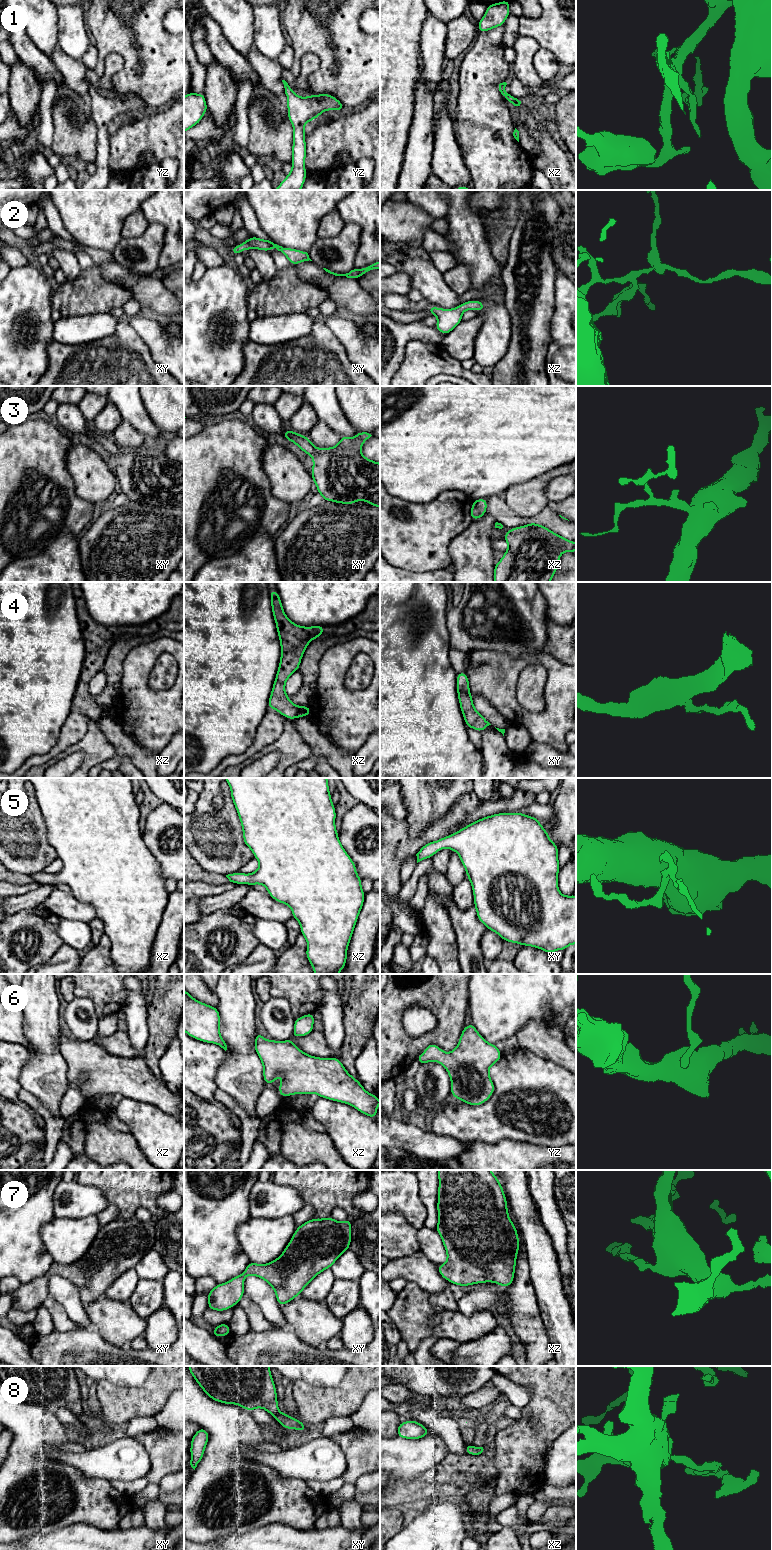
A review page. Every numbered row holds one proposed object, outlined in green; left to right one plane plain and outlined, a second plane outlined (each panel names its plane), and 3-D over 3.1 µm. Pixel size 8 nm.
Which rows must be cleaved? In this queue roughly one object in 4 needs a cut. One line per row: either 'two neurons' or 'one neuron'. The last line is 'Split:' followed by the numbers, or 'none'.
1: one neuron
2: one neuron
3: one neuron
4: one neuron
5: one neuron
6: one neuron
7: one neuron
8: one neuron
Split: none

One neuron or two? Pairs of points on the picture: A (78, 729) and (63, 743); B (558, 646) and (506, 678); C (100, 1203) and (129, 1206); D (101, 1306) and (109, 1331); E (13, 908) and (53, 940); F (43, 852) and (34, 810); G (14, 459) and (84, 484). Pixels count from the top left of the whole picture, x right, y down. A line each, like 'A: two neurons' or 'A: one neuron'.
A: one neuron
B: two neurons
C: two neurons
D: one neuron
E: two neurons
F: one neuron
G: two neurons

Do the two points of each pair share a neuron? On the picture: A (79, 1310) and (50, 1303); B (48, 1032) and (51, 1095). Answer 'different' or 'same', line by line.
A: different
B: same

